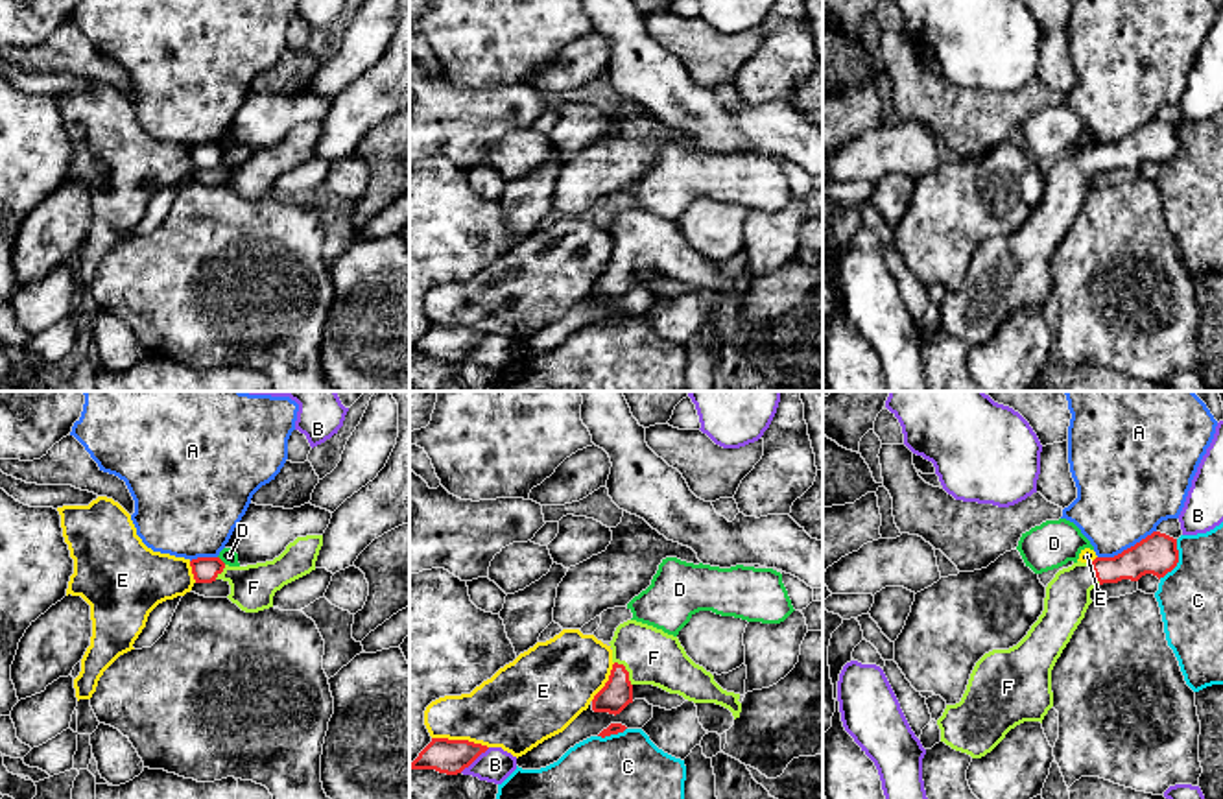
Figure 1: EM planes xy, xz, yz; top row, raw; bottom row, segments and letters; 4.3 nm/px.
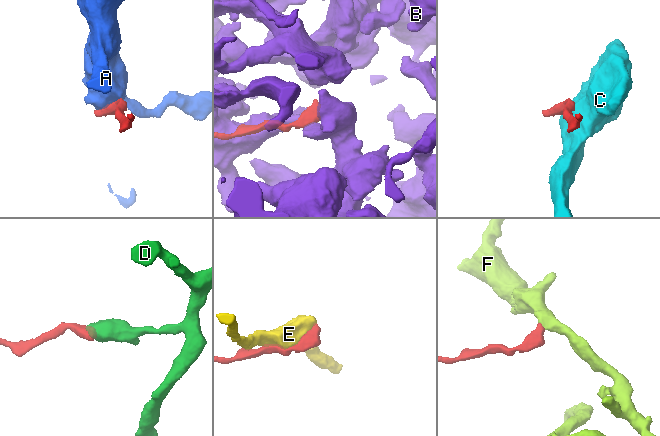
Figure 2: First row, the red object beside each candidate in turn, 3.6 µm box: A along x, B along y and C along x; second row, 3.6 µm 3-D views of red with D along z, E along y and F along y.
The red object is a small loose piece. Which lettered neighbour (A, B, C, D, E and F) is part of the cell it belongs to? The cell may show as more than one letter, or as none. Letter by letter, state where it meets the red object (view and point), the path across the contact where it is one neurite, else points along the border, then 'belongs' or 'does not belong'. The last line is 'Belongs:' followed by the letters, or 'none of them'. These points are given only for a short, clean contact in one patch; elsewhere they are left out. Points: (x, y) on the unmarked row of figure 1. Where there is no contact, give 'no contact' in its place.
A: meets red in yz at (1128, 135); does not belong
B: meets red in xz at (474, 345); does not belong
C: meets red in yz at (1177, 148); does not belong
D: meets red in xy at (220, 146); border along xy (218, 143), (225, 150); does not belong
E: meets red in xz at (460, 327); does not belong
F: meets red in xz at (628, 259); runs through xz (617, 281), (620, 266), (628, 259), (642, 244), (653, 244); belongs
Belongs: F

